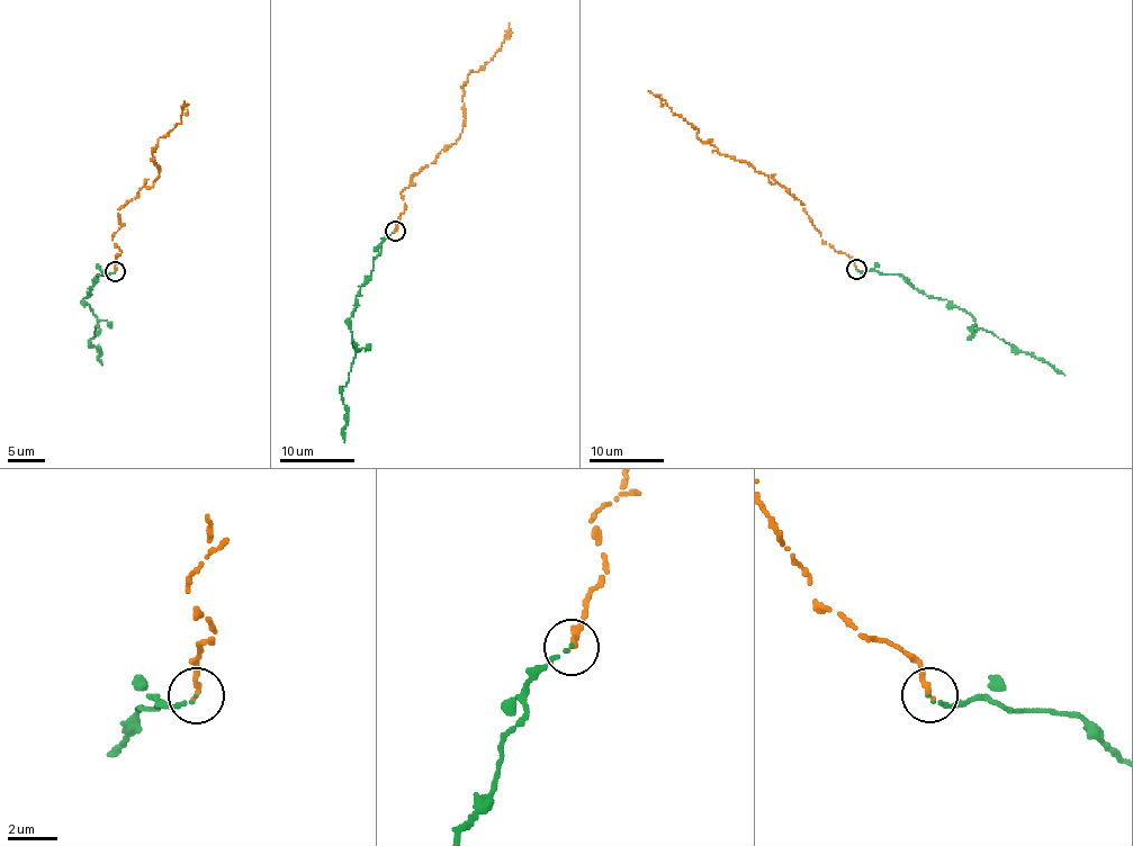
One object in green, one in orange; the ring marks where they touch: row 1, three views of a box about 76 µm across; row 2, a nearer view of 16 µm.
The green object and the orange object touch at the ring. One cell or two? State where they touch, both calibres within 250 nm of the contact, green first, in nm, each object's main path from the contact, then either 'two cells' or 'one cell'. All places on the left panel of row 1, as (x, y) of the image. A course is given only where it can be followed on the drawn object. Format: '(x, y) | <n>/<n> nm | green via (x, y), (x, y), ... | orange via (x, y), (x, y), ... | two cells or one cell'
(115, 271) | 100/240 nm | green via (115, 271), (98, 275), (89, 296), (82, 299), (90, 306), (97, 323), (90, 340), (99, 350), (102, 365) | orange via (115, 269), (122, 252), (113, 236), (120, 225), (117, 209), (158, 178), (154, 147), (181, 122), (183, 100) | two cells

